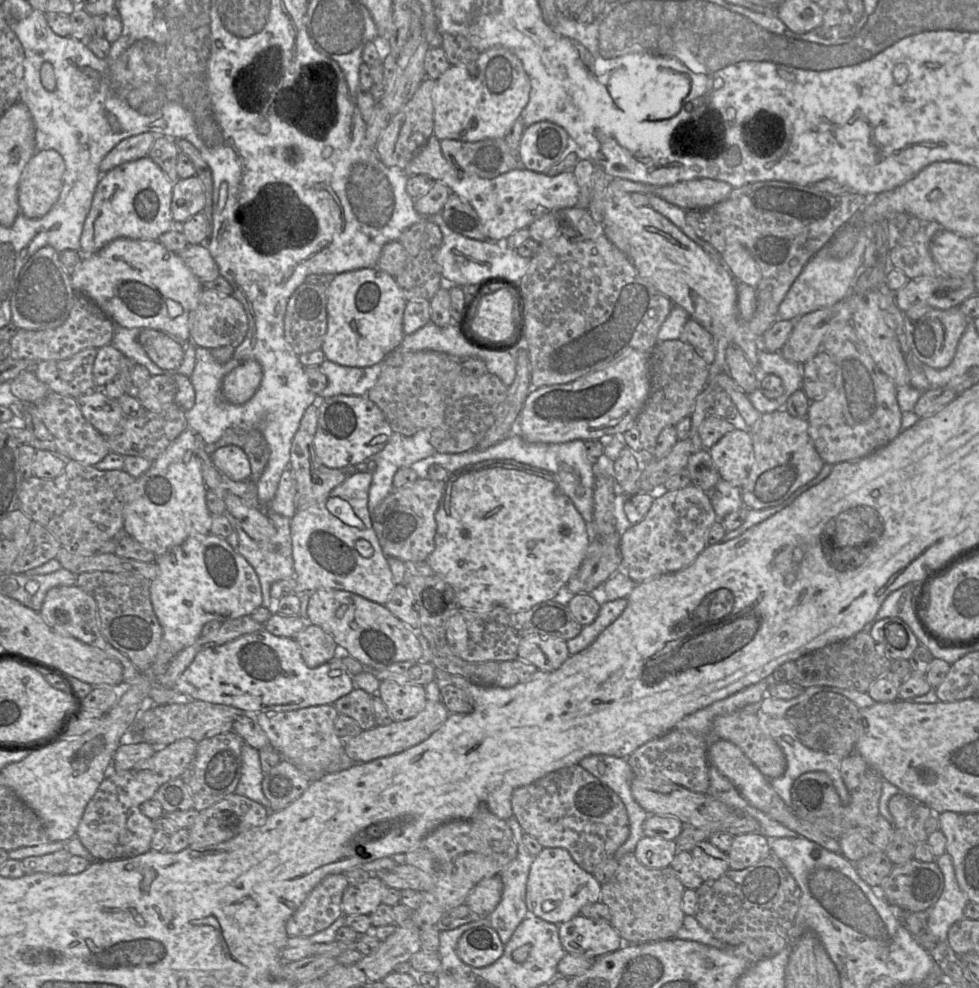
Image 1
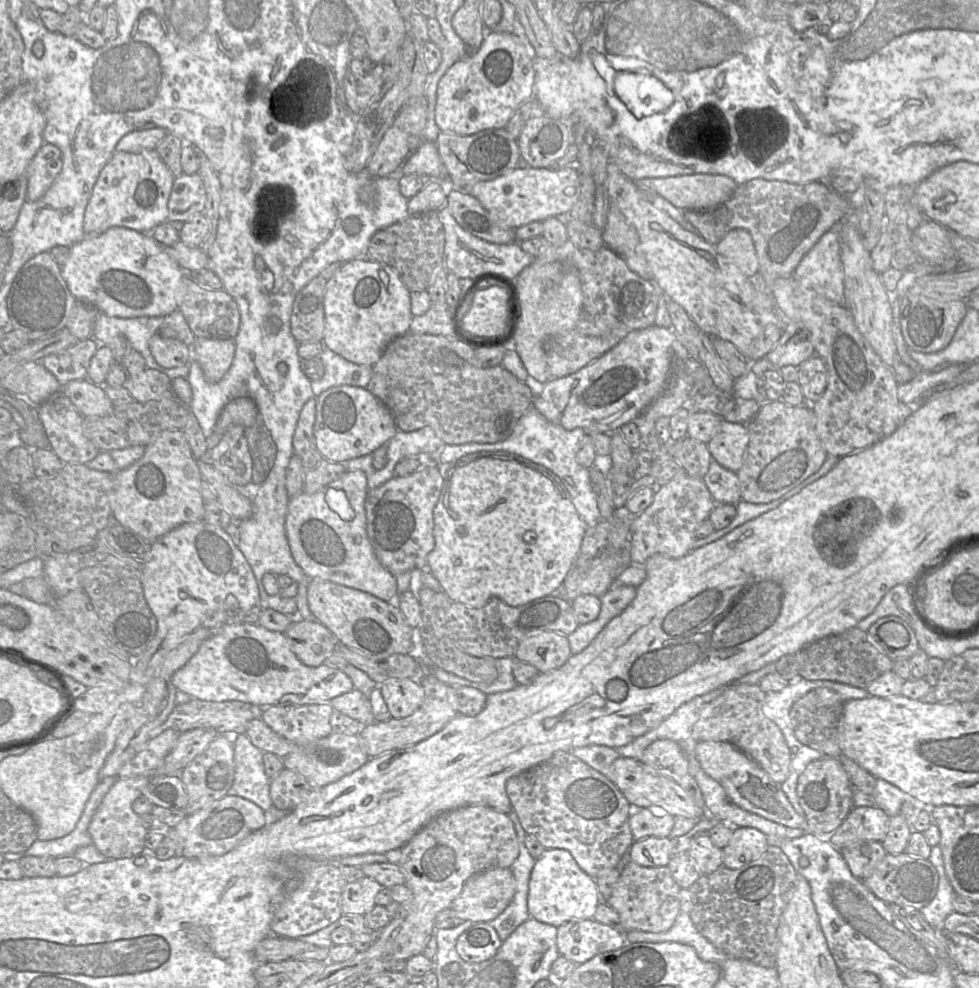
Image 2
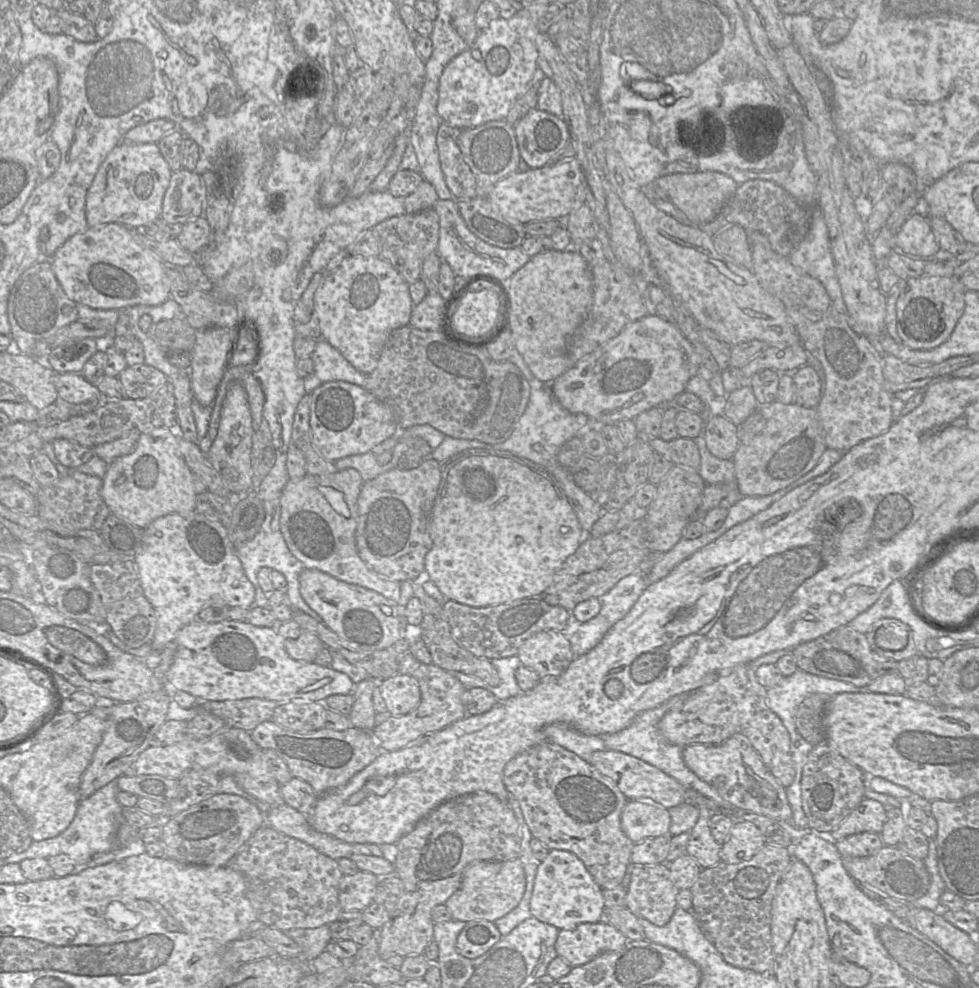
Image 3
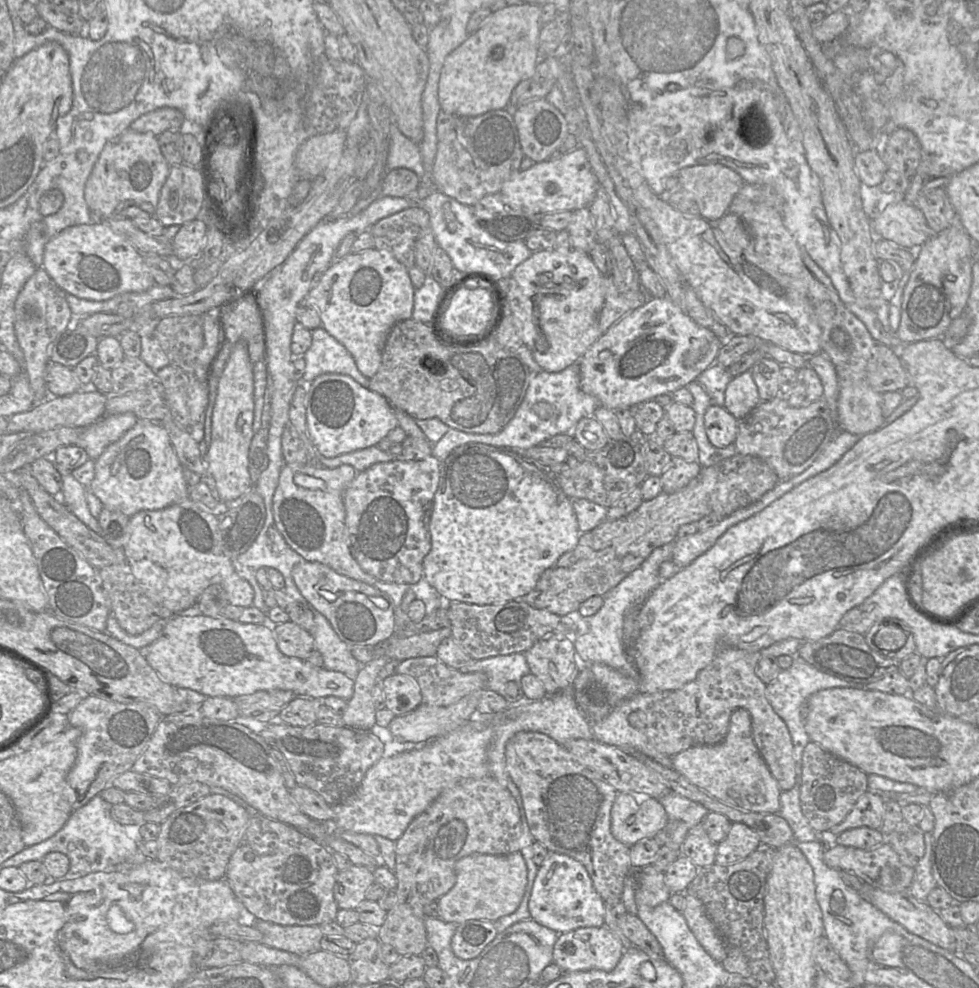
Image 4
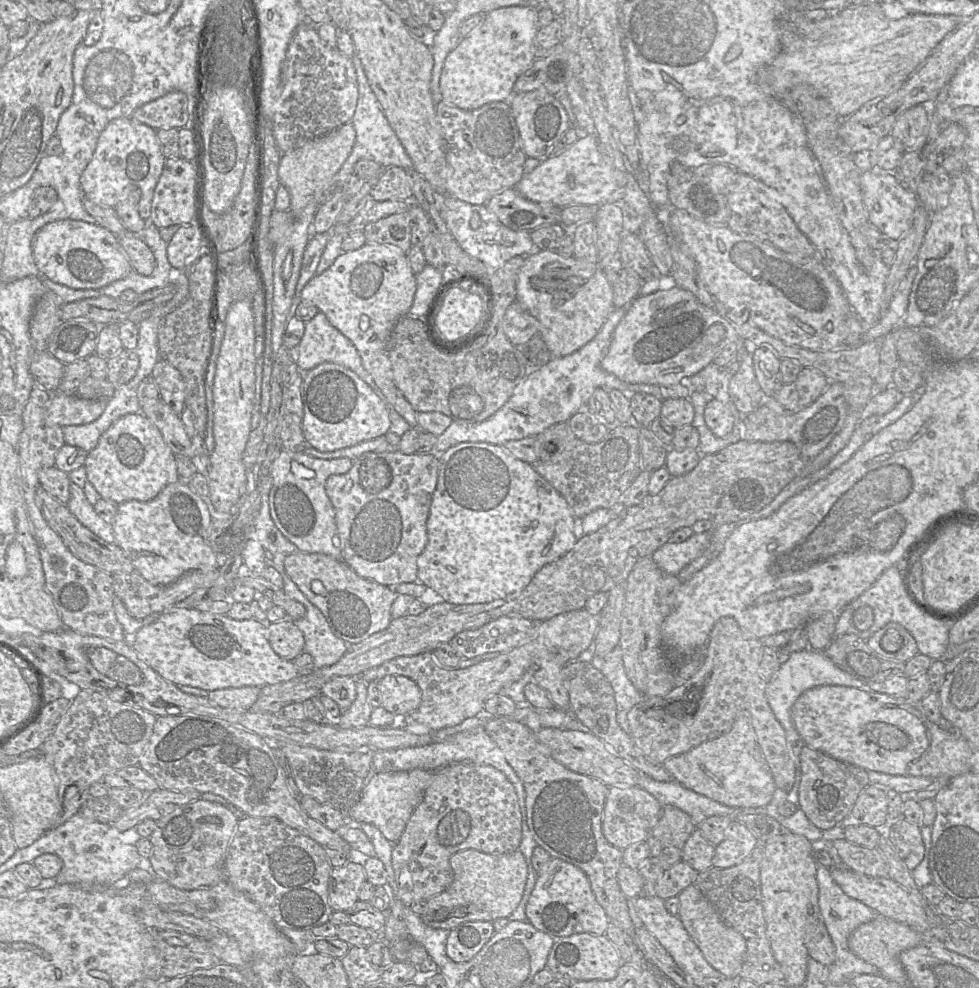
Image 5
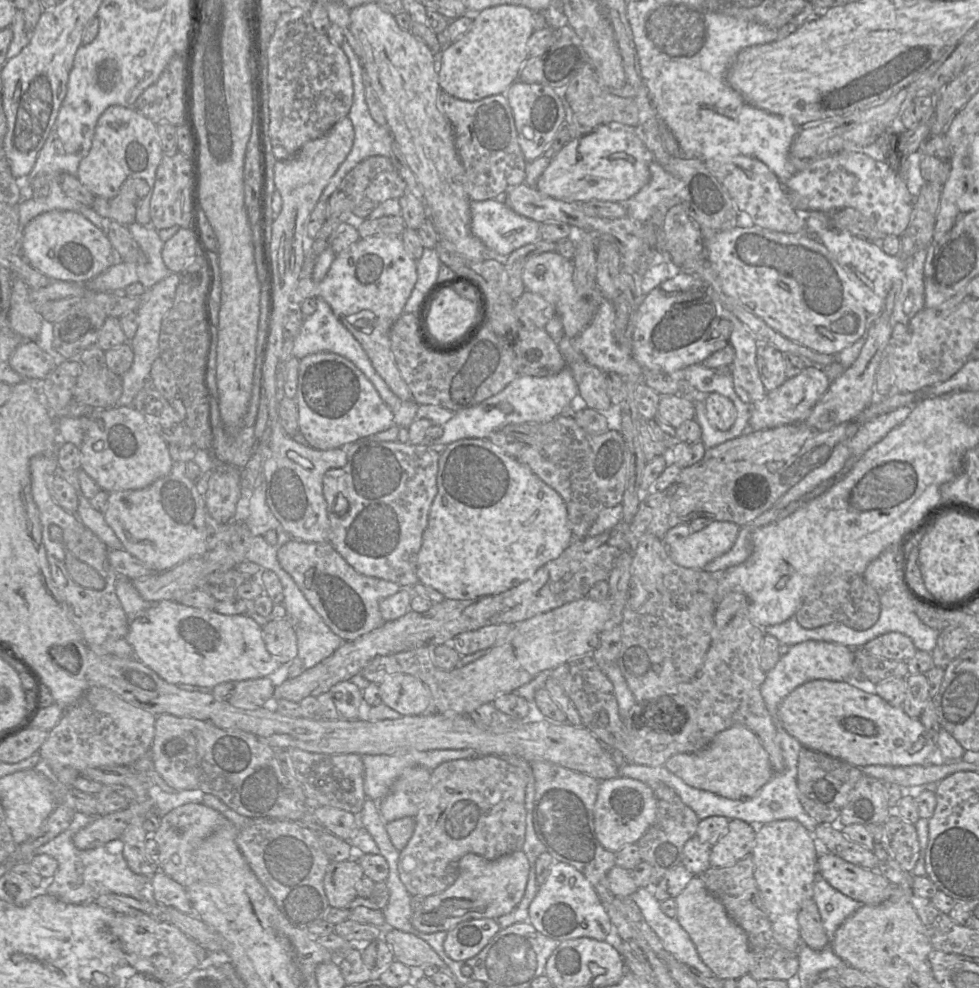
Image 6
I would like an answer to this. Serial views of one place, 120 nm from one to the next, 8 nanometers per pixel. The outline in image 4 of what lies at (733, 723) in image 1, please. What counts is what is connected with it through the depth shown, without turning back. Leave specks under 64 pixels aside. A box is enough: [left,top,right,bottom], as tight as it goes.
[628,646,796,791]

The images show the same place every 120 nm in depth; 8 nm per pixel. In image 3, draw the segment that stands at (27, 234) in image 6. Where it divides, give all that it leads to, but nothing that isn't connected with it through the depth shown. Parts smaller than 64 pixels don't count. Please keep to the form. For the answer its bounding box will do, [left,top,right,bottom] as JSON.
[50,223,170,310]

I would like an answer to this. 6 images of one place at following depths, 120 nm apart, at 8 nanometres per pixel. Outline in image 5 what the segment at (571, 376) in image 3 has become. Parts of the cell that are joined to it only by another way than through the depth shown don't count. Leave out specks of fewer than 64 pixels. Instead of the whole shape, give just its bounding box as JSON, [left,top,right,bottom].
[601,286,739,384]

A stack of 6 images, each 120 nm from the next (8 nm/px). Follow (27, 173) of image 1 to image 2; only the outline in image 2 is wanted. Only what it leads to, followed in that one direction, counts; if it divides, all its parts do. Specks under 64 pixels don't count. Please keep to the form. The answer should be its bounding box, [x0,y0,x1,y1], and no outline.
[27,142,63,200]

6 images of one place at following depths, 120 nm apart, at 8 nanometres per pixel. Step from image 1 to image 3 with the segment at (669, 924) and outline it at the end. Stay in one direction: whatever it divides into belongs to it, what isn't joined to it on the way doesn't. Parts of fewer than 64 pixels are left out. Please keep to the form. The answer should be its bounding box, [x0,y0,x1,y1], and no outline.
[625,863,678,926]

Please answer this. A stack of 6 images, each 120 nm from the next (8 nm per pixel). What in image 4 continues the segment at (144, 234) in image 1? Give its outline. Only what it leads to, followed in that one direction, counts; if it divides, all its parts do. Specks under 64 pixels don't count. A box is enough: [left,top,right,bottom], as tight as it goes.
[85,129,170,220]

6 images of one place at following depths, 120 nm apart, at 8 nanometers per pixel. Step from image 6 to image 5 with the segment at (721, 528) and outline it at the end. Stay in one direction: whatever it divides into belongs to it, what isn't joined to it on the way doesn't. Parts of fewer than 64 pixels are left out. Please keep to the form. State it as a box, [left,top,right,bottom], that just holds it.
[651,531,711,575]

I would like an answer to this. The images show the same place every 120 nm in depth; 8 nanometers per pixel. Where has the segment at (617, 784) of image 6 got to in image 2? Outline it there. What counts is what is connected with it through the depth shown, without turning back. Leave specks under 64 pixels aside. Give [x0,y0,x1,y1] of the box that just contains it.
[629,808,674,841]

